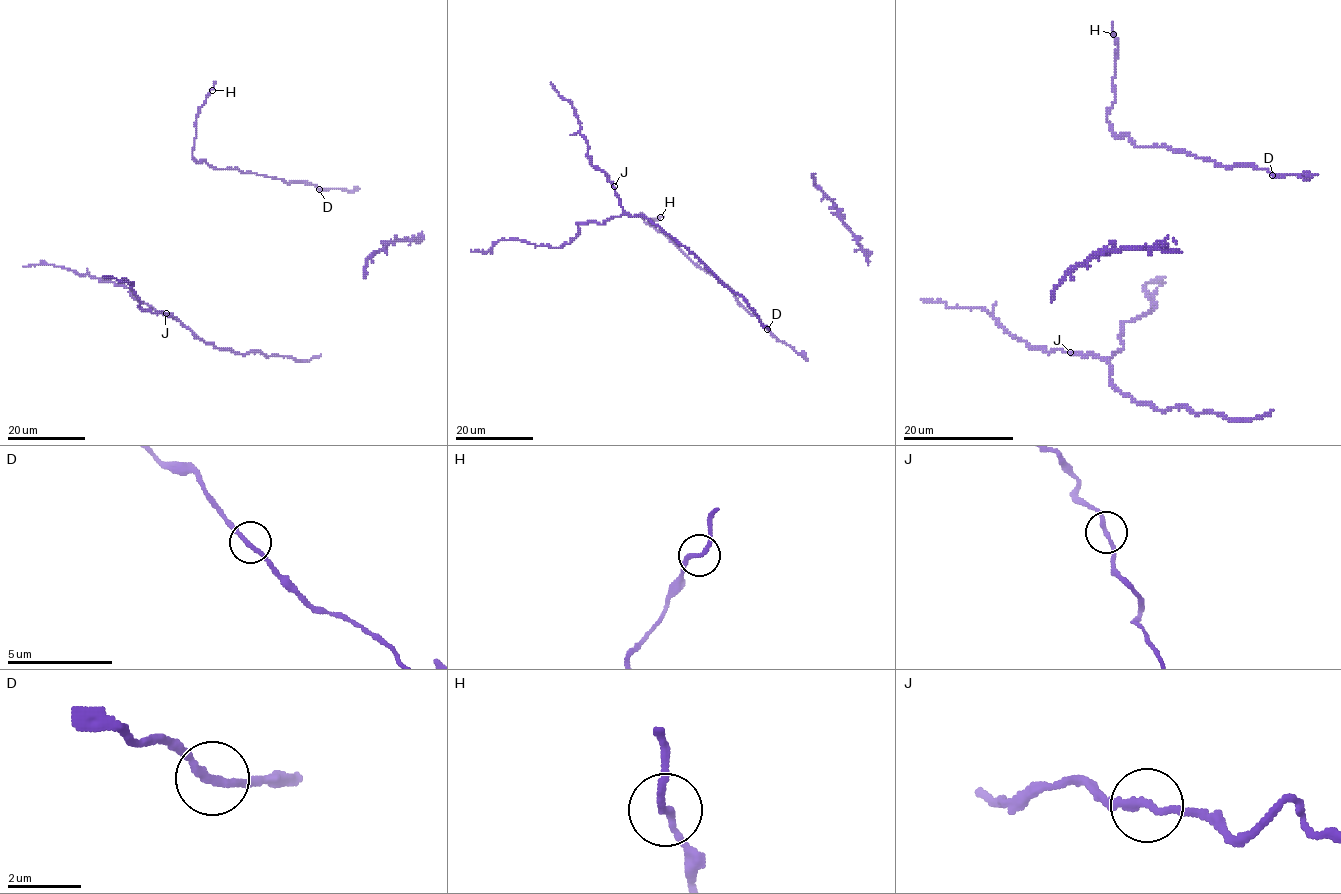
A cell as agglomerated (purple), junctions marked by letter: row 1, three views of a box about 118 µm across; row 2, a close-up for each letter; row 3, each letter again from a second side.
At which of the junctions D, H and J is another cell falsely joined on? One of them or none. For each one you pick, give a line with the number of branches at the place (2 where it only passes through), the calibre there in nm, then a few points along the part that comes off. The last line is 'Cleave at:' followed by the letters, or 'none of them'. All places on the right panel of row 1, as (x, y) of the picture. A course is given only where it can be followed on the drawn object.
Cleave at: none of them

